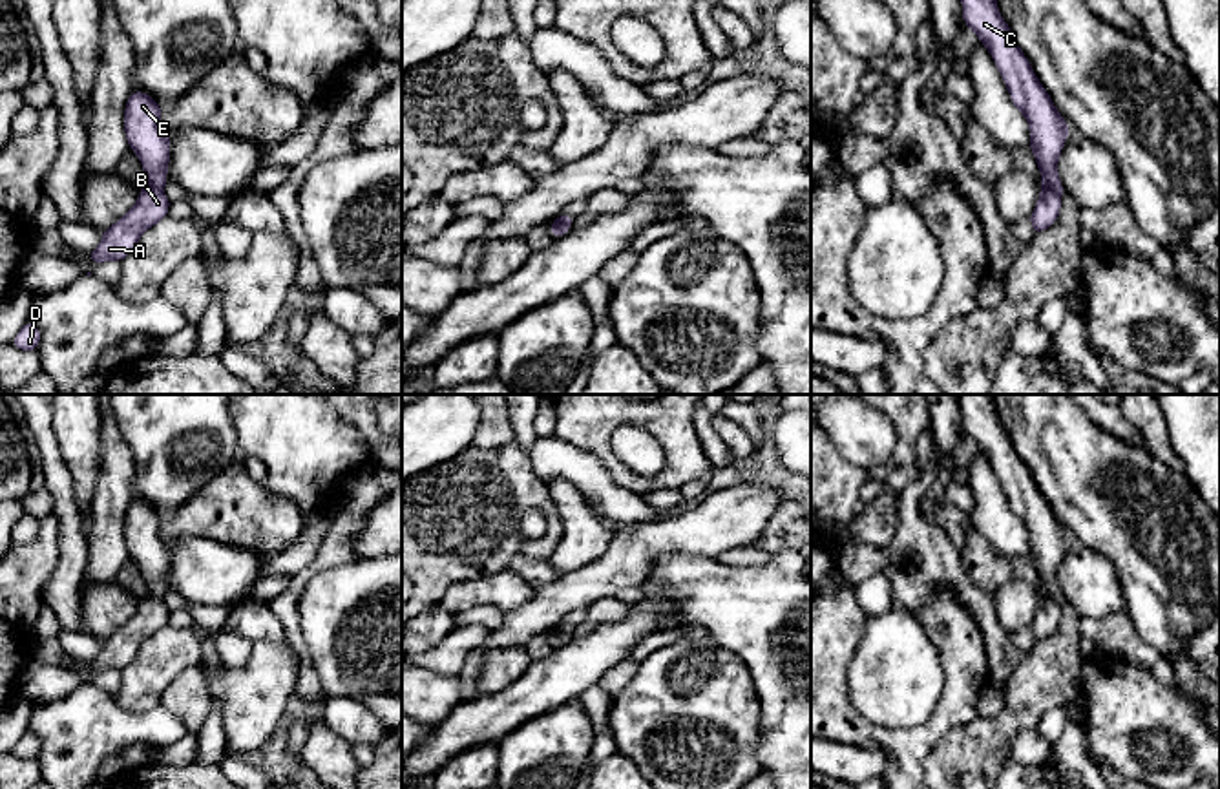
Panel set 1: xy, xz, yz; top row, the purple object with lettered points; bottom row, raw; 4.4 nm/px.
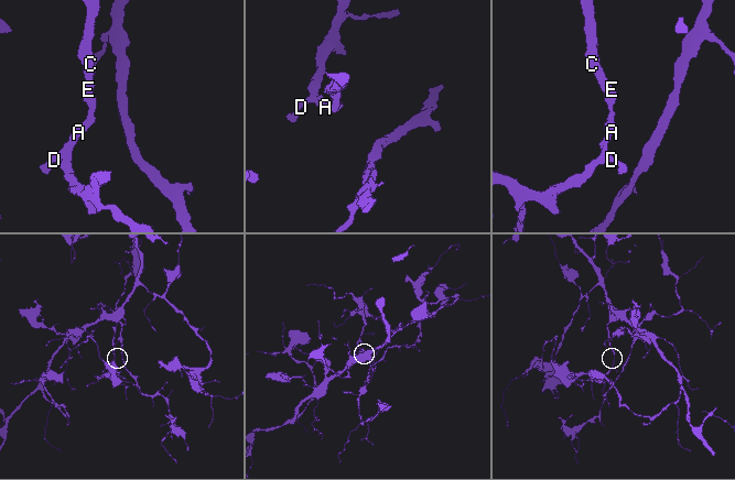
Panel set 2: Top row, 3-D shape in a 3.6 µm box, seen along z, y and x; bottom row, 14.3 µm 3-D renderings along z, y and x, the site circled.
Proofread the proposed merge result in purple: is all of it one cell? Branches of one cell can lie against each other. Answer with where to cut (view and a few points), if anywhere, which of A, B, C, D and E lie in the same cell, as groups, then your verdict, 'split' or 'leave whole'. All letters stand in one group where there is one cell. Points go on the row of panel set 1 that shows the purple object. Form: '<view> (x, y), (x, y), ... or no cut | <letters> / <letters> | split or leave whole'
no cut | A B C D E | leave whole

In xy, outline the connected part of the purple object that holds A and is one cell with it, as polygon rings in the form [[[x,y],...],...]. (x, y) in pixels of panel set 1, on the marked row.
[[[131,91],[124,110],[124,132],[130,150],[142,163],[146,181],[133,208],[102,232],[100,245],[88,254],[91,263],[122,261],[139,243],[144,230],[168,216],[170,199],[163,194],[168,183],[172,133],[161,126],[161,106],[144,91]]]

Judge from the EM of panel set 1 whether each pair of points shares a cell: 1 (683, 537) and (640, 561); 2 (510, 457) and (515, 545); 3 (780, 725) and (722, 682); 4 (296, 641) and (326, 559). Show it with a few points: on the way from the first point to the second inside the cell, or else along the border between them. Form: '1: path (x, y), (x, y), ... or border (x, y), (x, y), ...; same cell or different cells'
1: path (673, 537), (663, 537), (651, 550); same cell
2: path (508, 479), (508, 523); same cell
3: border (749, 673), (760, 707), (758, 755); different cells
4: path (291, 620), (291, 594), (304, 578); same cell

